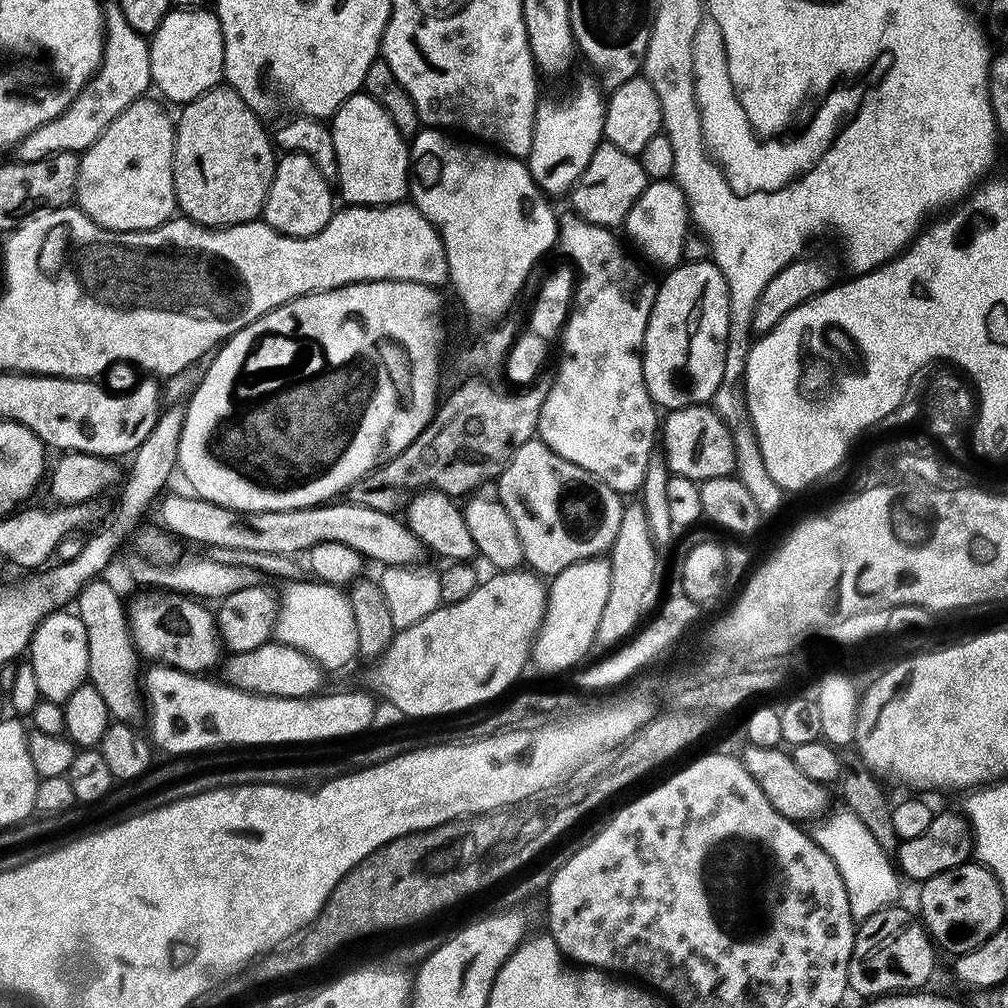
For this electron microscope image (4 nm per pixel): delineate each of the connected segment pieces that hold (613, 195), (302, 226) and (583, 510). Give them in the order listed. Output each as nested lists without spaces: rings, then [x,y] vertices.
[[[601,142],[596,148],[594,158],[590,158],[590,166],[578,178],[570,193],[571,211],[586,222],[597,224],[603,228],[615,229],[623,225],[630,214],[631,207],[650,183],[646,170],[642,170],[637,157],[626,154],[626,150],[618,150],[618,146]]]
[[[290,152],[281,155],[276,161],[274,178],[270,182],[270,190],[266,194],[263,223],[272,227],[284,236],[313,236],[330,222],[334,211],[333,185],[322,174],[318,174],[318,166],[306,158],[306,154]]]
[[[539,438],[518,447],[509,464],[500,471],[495,486],[500,491],[500,504],[506,506],[506,514],[514,518],[514,530],[518,530],[518,542],[522,542],[524,551],[524,564],[537,574],[551,578],[580,560],[603,557],[616,540],[626,505],[621,493],[582,470],[582,466],[574,466],[574,462],[566,462],[566,458],[554,454],[554,450],[547,448]]]

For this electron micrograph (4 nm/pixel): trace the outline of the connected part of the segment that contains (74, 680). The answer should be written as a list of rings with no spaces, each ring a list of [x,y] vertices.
[[[72,610],[50,613],[34,630],[28,644],[26,660],[32,665],[43,699],[61,706],[68,701],[70,694],[74,694],[74,690],[81,688],[88,680],[90,650],[86,626],[82,626],[79,615]]]

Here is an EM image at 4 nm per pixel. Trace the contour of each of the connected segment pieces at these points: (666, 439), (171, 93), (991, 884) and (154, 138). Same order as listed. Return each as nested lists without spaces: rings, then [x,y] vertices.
[[[695,404],[674,408],[662,420],[662,457],[671,475],[697,482],[731,476],[736,471],[735,448],[730,430],[712,406]]]
[[[172,10],[164,21],[151,33],[150,70],[155,91],[160,91],[176,106],[190,103],[194,98],[206,94],[206,90],[217,87],[224,80],[224,39],[220,29],[220,20],[212,10]]]
[[[979,862],[954,866],[954,870],[942,870],[942,874],[934,874],[934,878],[923,881],[919,888],[919,919],[928,929],[933,945],[952,952],[953,957],[974,950],[974,946],[982,946],[990,934],[1005,927],[1006,898],[1002,894],[1002,886],[990,869]]]
[[[149,98],[135,100],[80,156],[75,203],[95,224],[111,232],[145,232],[173,219],[177,211],[172,177],[172,155],[176,141],[173,117],[168,117]]]

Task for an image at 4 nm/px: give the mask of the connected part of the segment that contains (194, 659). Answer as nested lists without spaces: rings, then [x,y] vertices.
[[[148,590],[145,596],[137,598],[127,609],[128,627],[132,629],[132,642],[136,645],[136,651],[148,662],[167,664],[183,672],[204,674],[221,663],[222,643],[219,630],[216,625],[216,617],[213,609],[203,608],[201,601],[189,598],[184,594],[177,594],[171,590]]]

